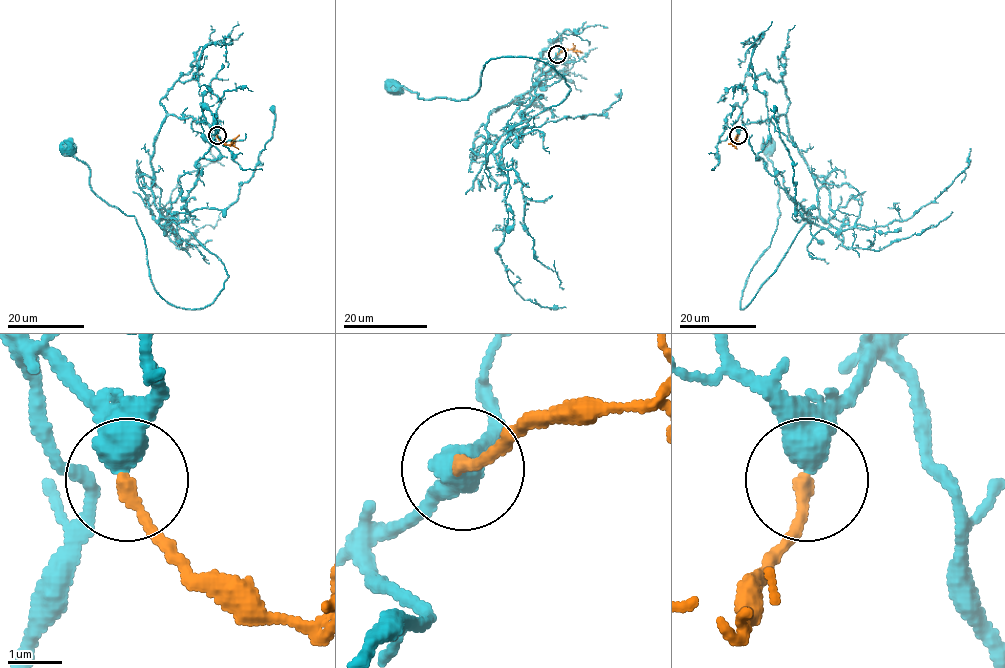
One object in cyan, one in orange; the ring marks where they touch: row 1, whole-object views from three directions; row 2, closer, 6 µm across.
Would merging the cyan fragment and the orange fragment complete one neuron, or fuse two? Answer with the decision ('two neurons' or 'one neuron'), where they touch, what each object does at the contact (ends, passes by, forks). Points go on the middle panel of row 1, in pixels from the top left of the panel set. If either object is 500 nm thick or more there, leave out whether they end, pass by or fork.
two neurons; at (557, 54)

